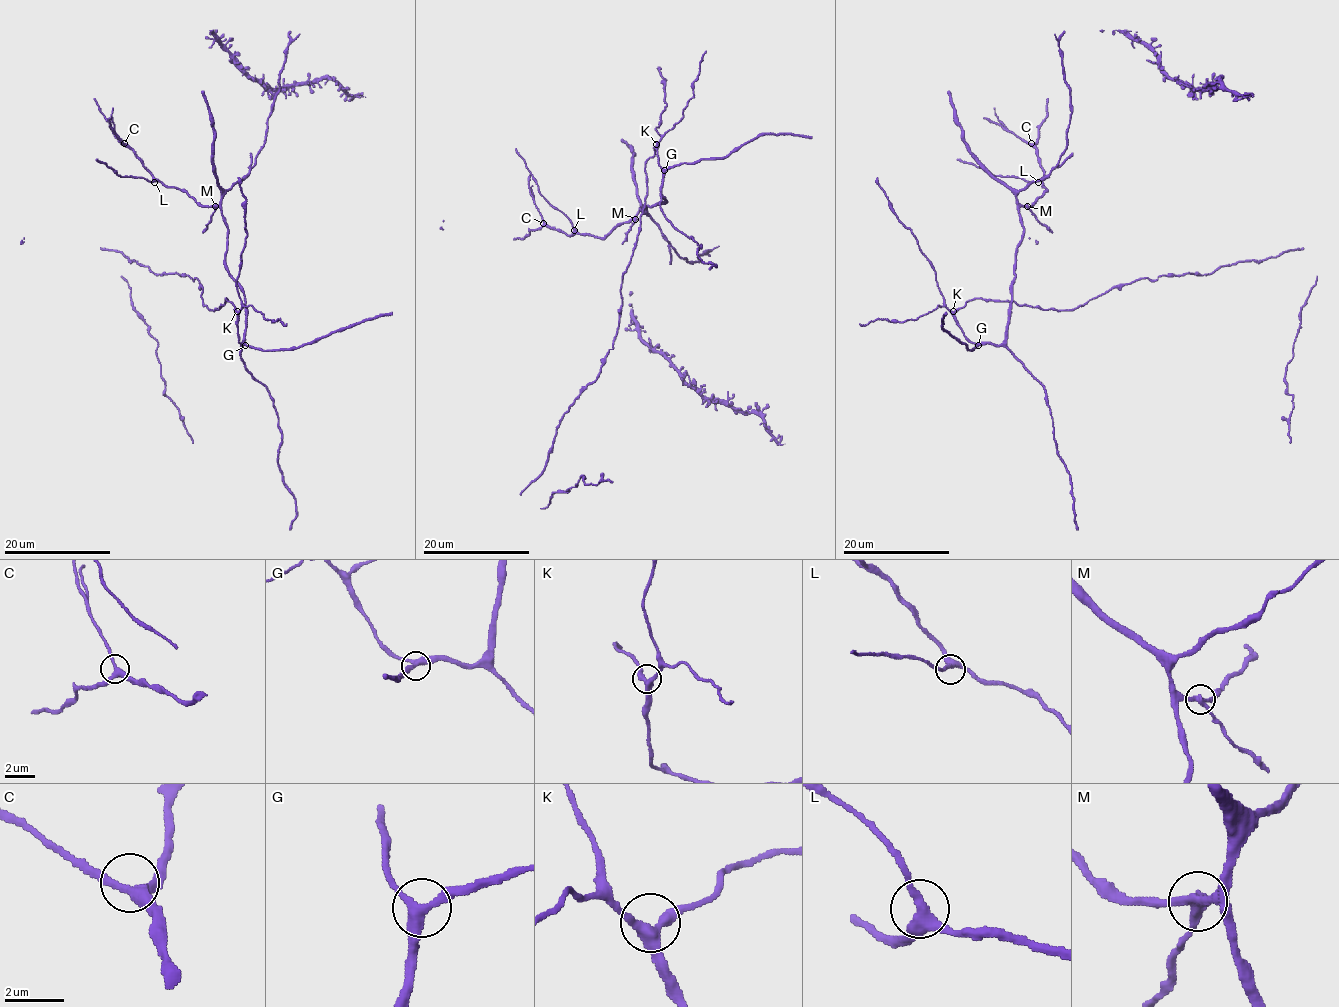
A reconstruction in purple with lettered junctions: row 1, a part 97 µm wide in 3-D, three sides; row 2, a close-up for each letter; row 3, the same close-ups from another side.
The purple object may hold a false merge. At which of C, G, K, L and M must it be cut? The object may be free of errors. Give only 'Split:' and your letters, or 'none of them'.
Split: M

